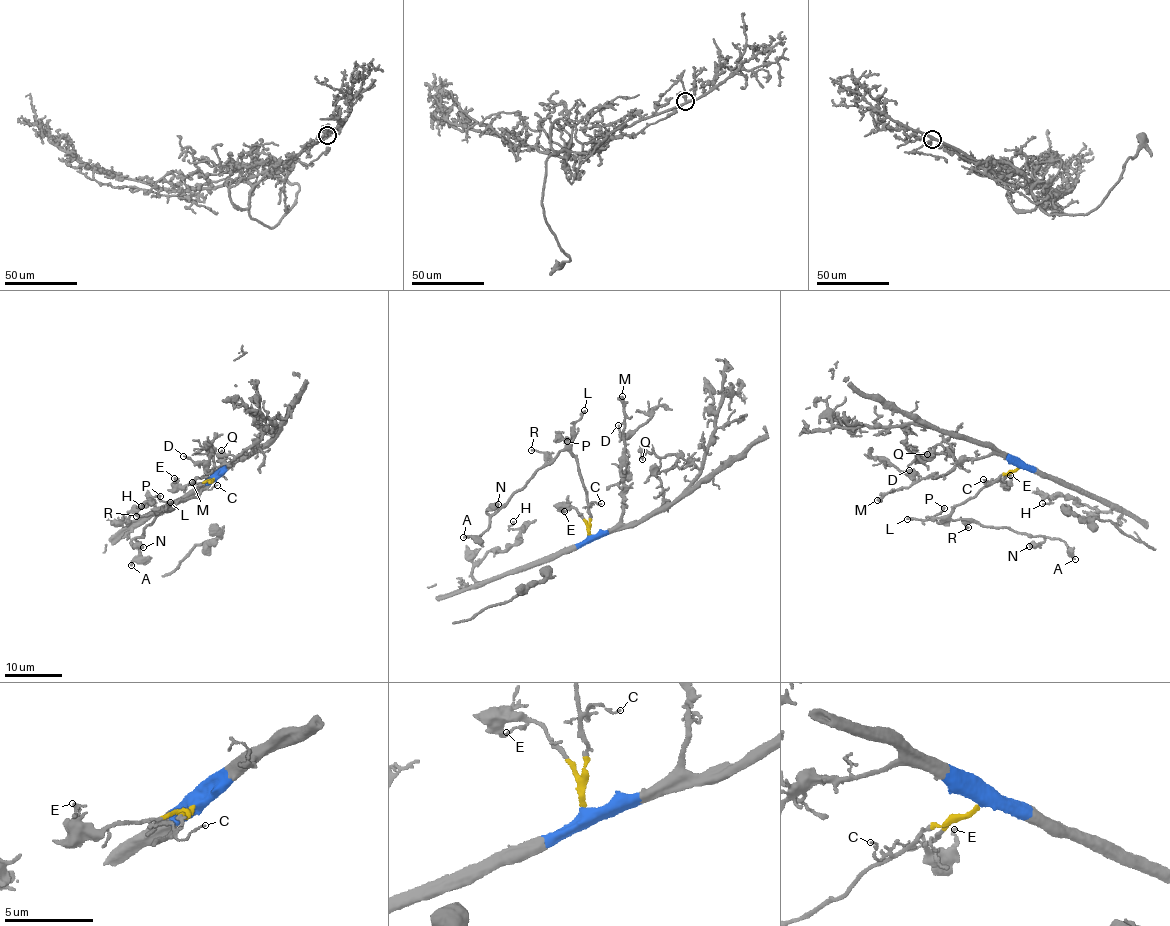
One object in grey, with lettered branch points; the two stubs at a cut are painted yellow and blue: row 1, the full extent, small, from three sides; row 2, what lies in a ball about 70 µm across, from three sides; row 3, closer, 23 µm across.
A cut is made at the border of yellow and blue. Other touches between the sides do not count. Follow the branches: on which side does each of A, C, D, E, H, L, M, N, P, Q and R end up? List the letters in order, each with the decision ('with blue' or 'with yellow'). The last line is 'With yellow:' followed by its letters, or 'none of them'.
A: with yellow
C: with yellow
D: with blue
E: with yellow
H: with blue
L: with yellow
M: with blue
N: with yellow
P: with yellow
Q: with blue
R: with yellow
With yellow: A, C, E, L, N, P, R

